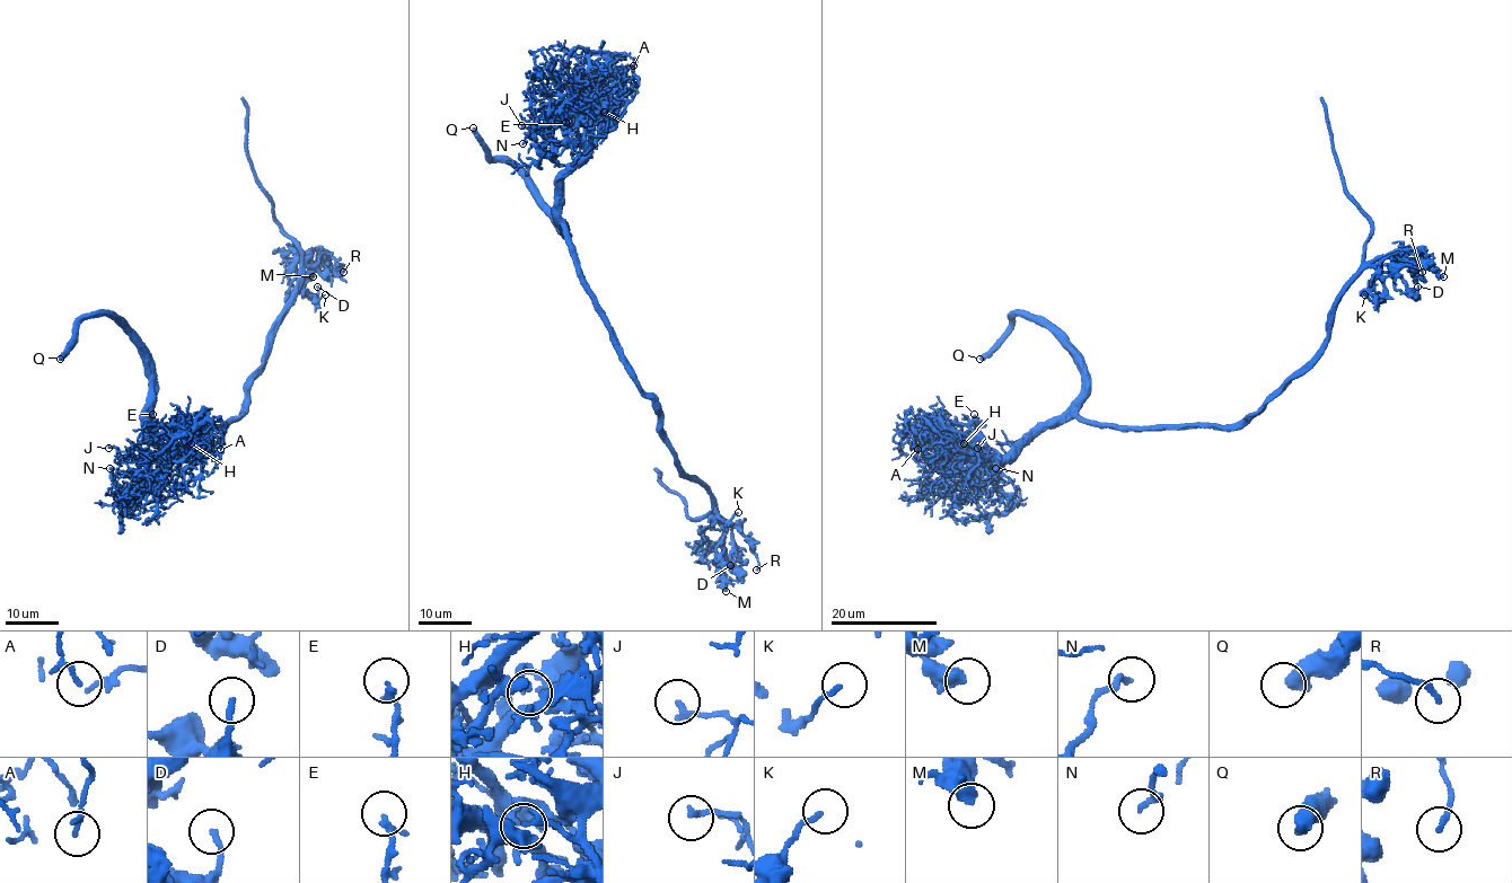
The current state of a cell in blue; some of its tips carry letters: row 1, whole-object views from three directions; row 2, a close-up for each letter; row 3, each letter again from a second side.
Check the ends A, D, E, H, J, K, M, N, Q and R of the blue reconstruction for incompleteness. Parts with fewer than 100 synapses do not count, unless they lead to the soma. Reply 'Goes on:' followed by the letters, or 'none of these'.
Goes on: Q

